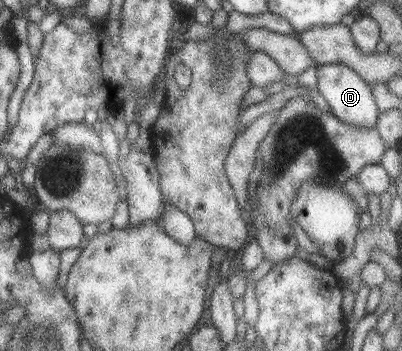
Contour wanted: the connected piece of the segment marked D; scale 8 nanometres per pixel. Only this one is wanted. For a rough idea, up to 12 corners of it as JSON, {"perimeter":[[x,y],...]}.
{"perimeter":[[340,64],[317,67],[317,91],[350,127],[376,128],[372,86]]}

